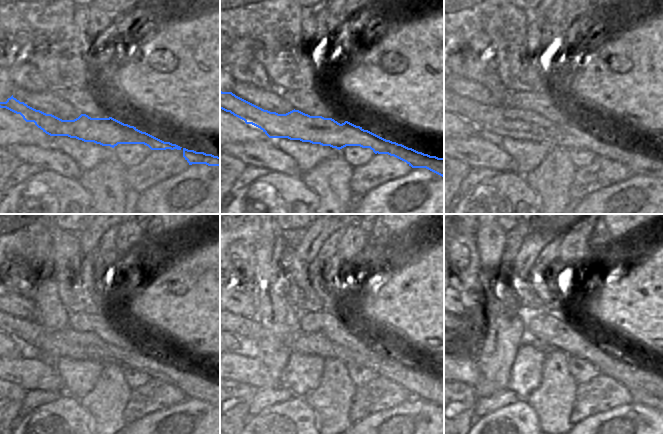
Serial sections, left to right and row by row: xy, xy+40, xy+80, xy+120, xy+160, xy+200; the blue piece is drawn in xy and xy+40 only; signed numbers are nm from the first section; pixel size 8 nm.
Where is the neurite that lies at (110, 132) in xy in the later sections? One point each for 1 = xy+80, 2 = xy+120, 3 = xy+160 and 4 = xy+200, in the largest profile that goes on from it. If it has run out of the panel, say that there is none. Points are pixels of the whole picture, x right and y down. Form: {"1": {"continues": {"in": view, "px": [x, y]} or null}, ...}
{"1": {"continues": {"in": "xy+80", "px": [500, 121]}}, "2": {"continues": {"in": "xy+120", "px": [36, 339]}}, "3": {"continues": {"in": "xy+160", "px": [421, 383]}}, "4": {"continues": {"in": "xy+200", "px": [632, 375]}}}

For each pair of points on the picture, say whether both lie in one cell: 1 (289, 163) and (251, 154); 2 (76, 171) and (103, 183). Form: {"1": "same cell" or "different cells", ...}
{"1": "same cell", "2": "different cells"}

